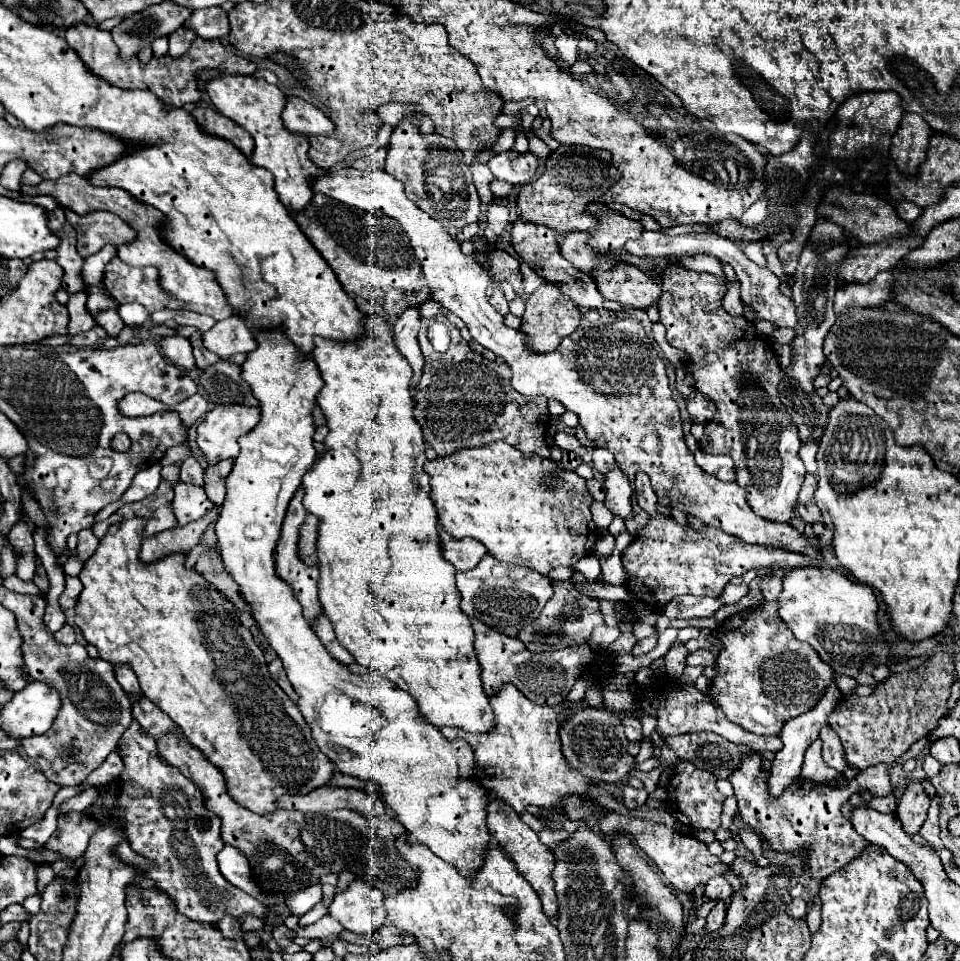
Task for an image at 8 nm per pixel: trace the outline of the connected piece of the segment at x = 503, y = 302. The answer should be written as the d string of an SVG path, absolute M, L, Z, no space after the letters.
M499 288L494 289L489 302L502 316L509 313L509 304Z

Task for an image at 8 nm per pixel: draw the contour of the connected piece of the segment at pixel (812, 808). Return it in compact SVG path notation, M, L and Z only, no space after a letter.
M751 754L741 760L739 768L727 778L735 788L739 814L747 826L769 840L773 850L805 852L811 876L815 880L823 880L831 872L843 868L865 846L863 836L857 836L857 832L853 832L853 826L849 824L849 818L843 818L841 814L841 806L849 800L849 796L862 790L870 792L872 798L889 796L893 792L889 784L889 766L877 764L873 768L861 770L851 782L847 782L847 788L829 788L797 778L793 784L789 784L789 788L785 788L781 796L777 796L777 800L769 800L769 772L761 768L761 762L761 756Z

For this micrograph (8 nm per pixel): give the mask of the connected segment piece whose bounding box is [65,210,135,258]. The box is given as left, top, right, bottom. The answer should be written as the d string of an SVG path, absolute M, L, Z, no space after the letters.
M65 210L65 216L77 230L77 252L83 258L99 252L105 244L119 246L123 240L131 242L135 238L133 228L111 212L99 210L79 216L73 210Z

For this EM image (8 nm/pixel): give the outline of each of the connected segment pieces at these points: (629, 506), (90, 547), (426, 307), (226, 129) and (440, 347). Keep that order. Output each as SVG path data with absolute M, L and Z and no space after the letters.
M615 466L609 474L605 474L605 506L619 518L629 520L635 516L633 512L633 488L629 480L623 476L623 472Z
M87 528L87 530L81 530L77 536L79 536L79 544L77 544L77 552L79 552L79 560L87 560L95 550L97 550L97 544L99 540L91 534L93 530Z
M433 298L429 302L423 302L421 304L421 316L423 318L437 318L441 314L441 304L435 302Z
M197 106L193 110L193 116L195 116L195 120L201 126L205 126L205 132L211 132L213 136L221 136L221 138L229 140L245 156L251 156L251 152L253 152L253 138L249 136L249 132L241 130L239 124L233 124L233 120L229 120L227 116L221 116L213 108L199 108Z
M435 324L433 332L431 332L431 344L437 352L445 352L445 348L449 346L449 328L447 324Z

